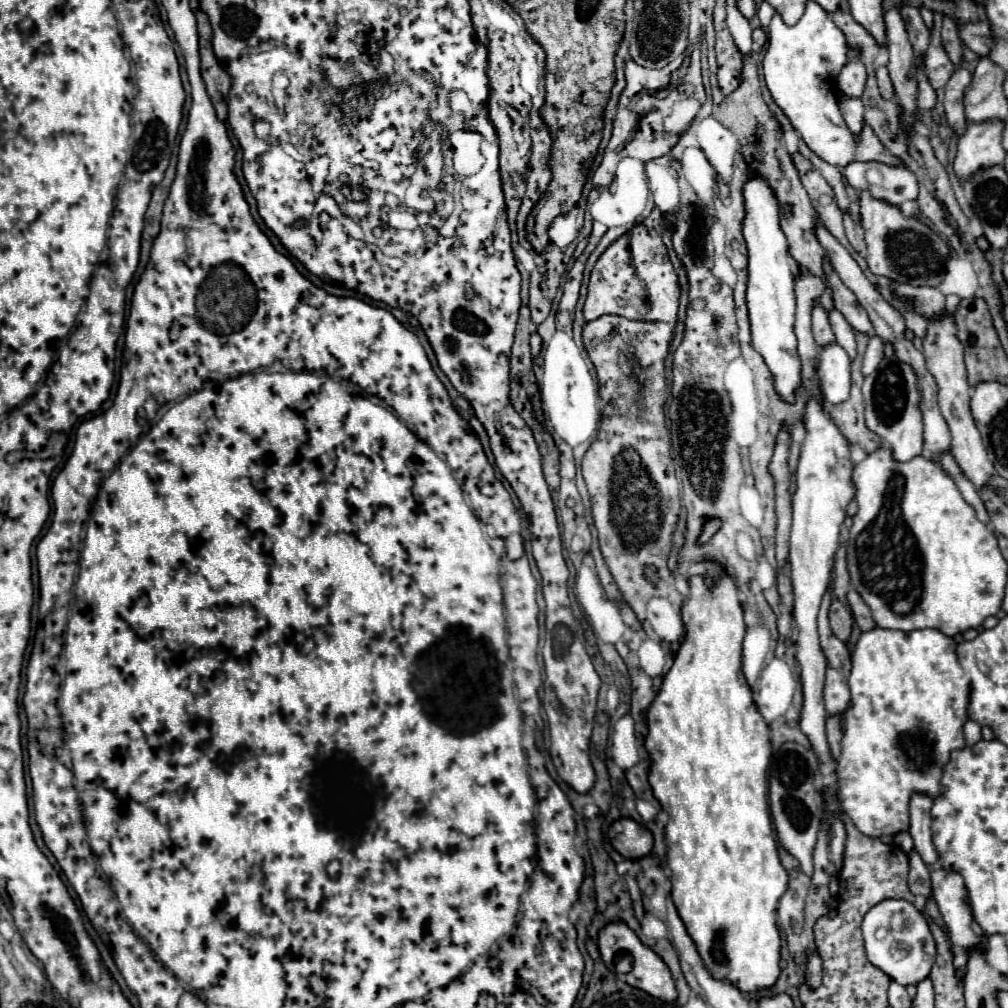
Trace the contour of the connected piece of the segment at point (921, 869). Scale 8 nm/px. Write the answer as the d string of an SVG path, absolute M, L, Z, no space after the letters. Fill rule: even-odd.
M910 851L910 875L908 875L908 889L914 895L922 895L924 899L930 899L932 885L930 885L930 871L920 859L916 851Z

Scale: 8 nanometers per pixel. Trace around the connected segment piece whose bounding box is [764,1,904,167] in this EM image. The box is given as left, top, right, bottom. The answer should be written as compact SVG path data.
M816 1L806 3L802 19L792 27L786 25L778 13L772 17L768 25L764 77L776 105L788 115L794 129L800 131L804 143L818 157L836 167L846 167L854 161L878 161L890 167L904 167L904 163L882 145L870 125L864 125L856 139L846 127L838 111L838 101L834 99L832 83L847 62L848 45L844 34Z

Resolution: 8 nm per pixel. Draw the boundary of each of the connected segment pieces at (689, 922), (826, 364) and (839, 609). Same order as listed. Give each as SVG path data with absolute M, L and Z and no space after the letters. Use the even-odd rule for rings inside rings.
M726 573L722 579L716 581L716 585L712 589L706 587L704 577L702 575L694 575L690 577L690 599L684 603L682 607L682 621L686 625L686 637L684 643L680 645L680 651L676 653L674 665L668 671L668 675L662 679L658 697L654 699L654 703L650 705L648 711L648 737L646 737L646 749L650 753L650 785L654 791L654 797L660 801L662 809L670 815L670 821L666 825L666 864L670 870L670 881L672 881L672 901L676 905L676 911L680 915L680 919L684 921L686 933L690 935L690 939L694 941L708 973L718 979L718 981L730 981L734 987L738 987L742 993L756 993L762 989L770 989L778 977L780 977L780 931L776 925L776 905L778 899L782 897L782 893L788 887L788 875L786 869L782 867L780 859L778 859L778 847L776 847L776 839L772 833L772 819L770 816L769 804L766 799L766 769L770 763L770 741L768 741L768 725L764 723L762 715L758 713L754 701L752 701L752 693L750 687L744 679L742 673L742 639L744 639L744 611L742 605L738 601L738 589L736 583L732 579L730 573Z
M838 343L820 347L818 375L822 381L822 399L826 403L842 403L850 397L850 359Z
M838 599L832 601L832 607L830 607L830 625L832 625L832 631L834 635L840 639L840 641L848 641L850 637L850 631L852 631L852 613L846 605L842 605Z

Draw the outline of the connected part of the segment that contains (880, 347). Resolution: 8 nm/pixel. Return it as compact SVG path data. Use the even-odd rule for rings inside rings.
M874 335L874 337L870 337L868 347L866 347L866 353L864 353L862 373L864 373L864 375L870 375L870 373L878 367L878 363L882 361L882 357L884 357L884 343L882 343L880 337Z

